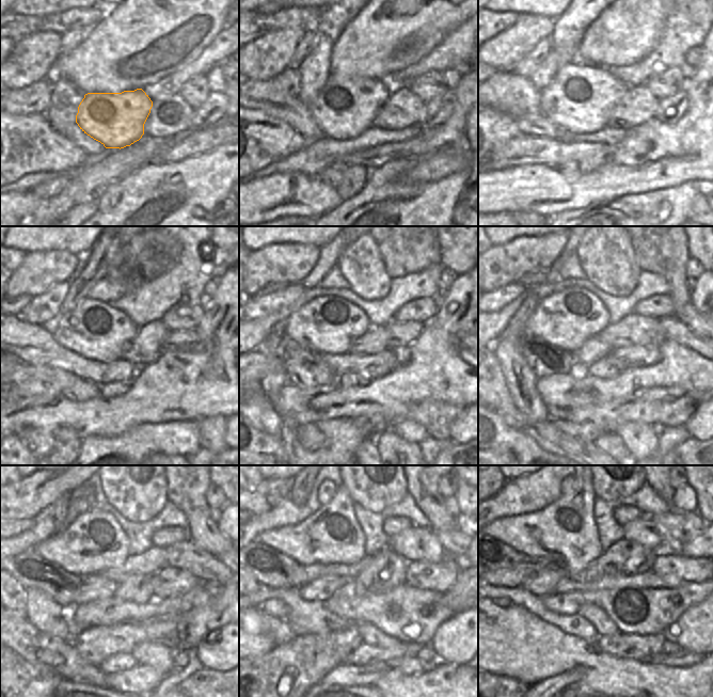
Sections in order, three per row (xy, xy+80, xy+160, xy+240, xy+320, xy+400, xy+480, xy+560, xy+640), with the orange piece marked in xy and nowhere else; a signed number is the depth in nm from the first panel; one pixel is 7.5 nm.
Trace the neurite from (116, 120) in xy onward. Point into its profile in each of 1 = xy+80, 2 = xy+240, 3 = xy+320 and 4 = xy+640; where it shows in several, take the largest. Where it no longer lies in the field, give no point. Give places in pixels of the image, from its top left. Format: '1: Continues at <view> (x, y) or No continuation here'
1: Continues at xy+80 (345, 108)
2: Continues at xy+240 (95, 330)
3: Continues at xy+320 (328, 323)
4: Continues at xy+640 (565, 533)

